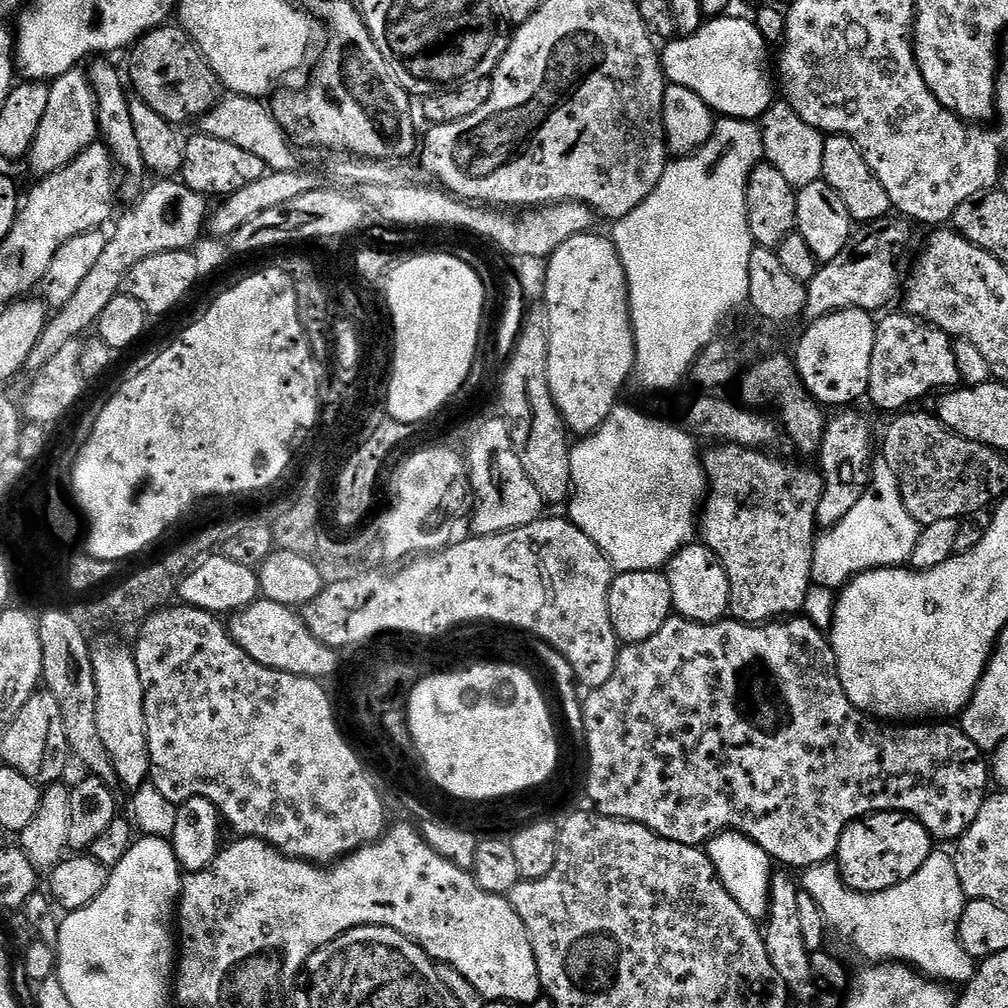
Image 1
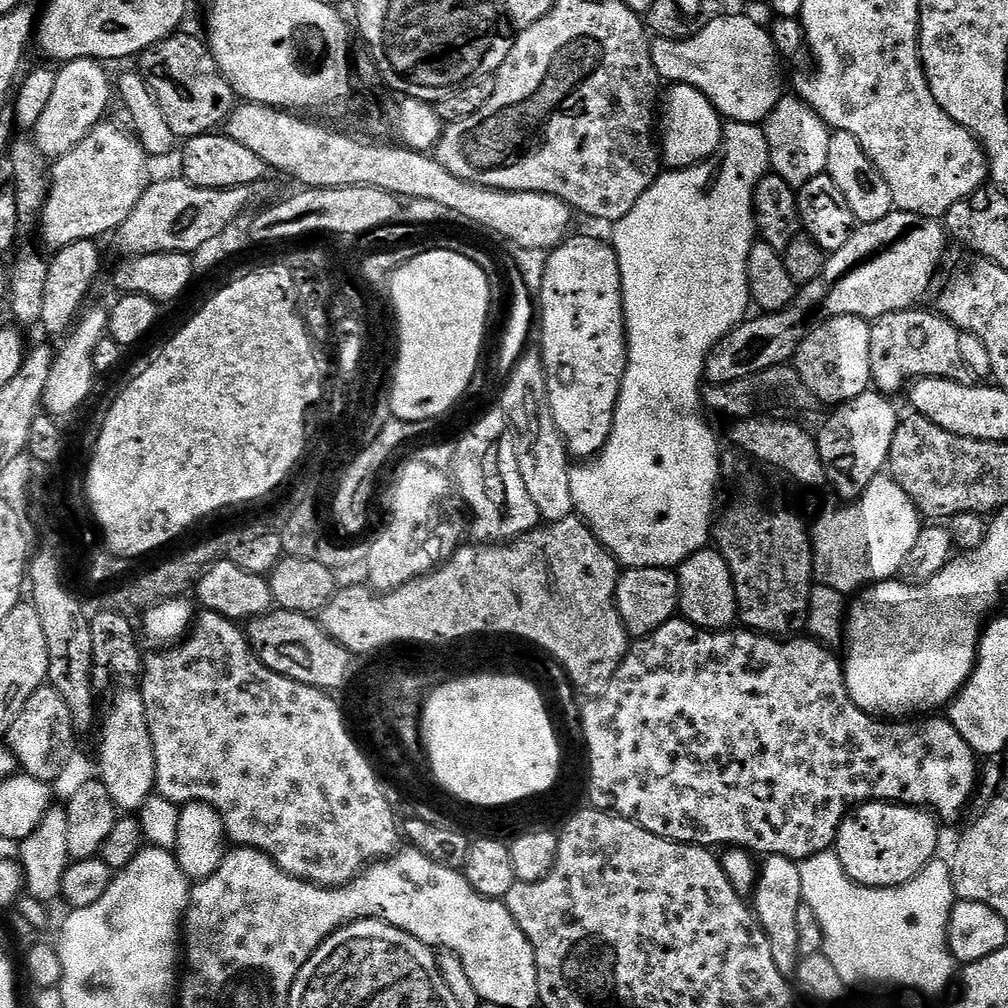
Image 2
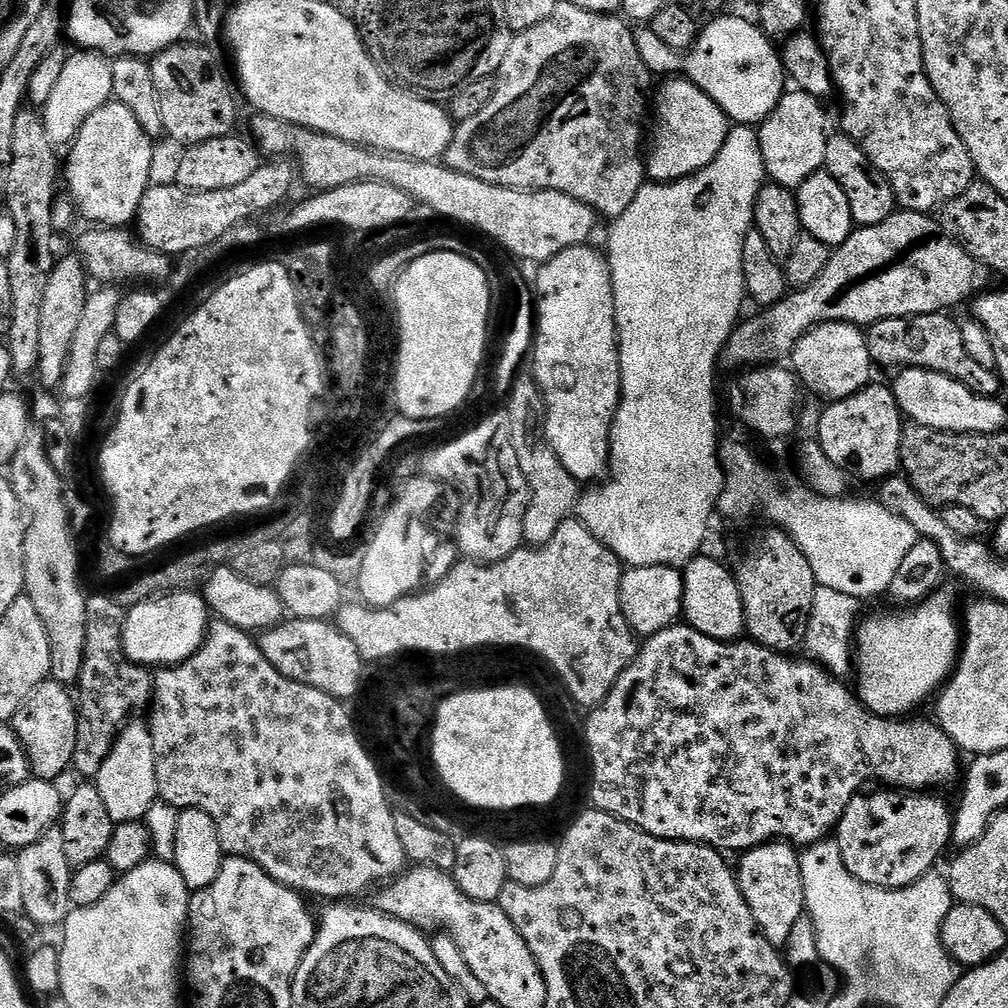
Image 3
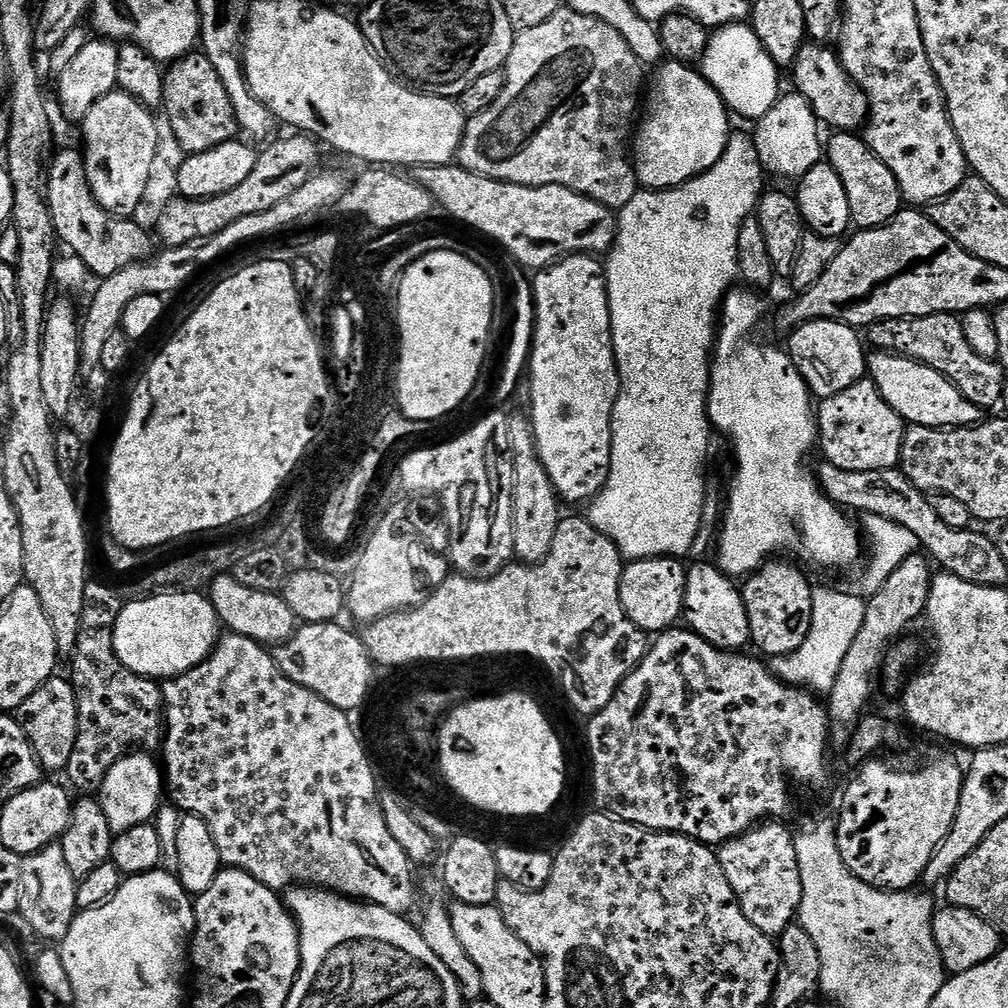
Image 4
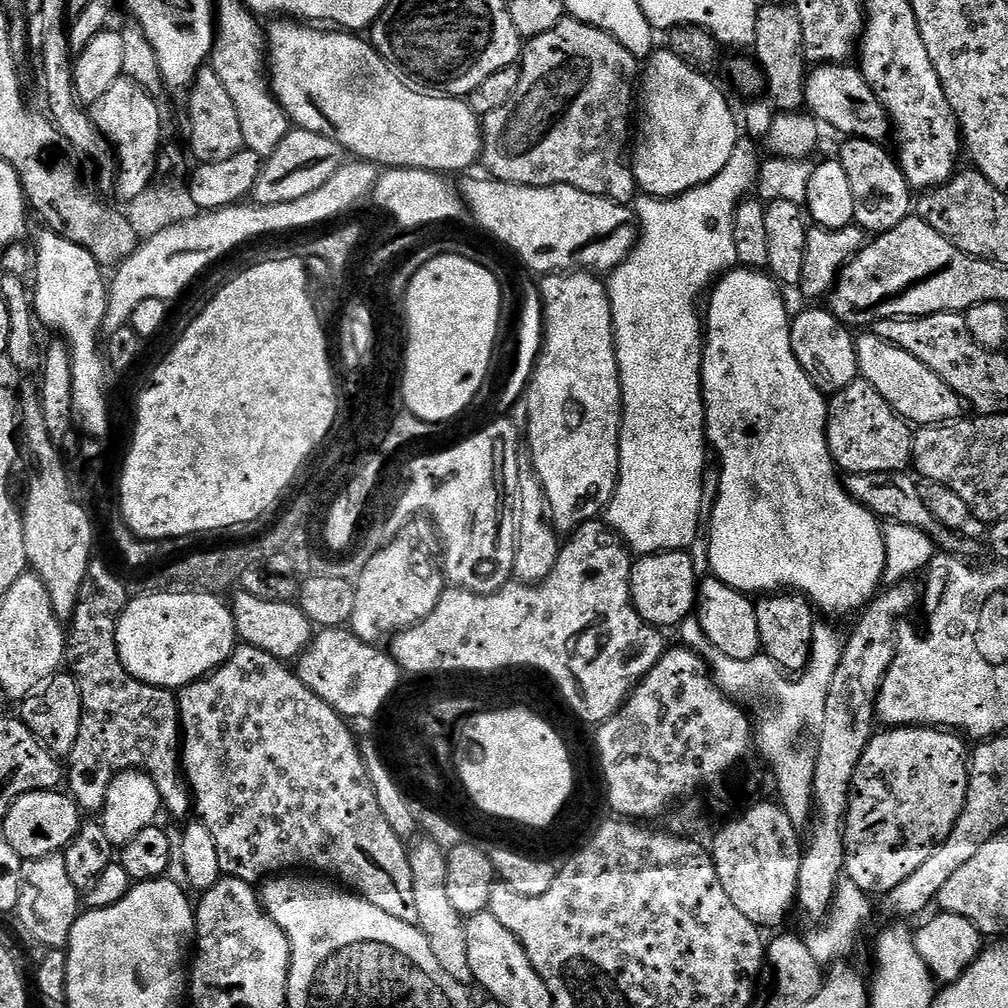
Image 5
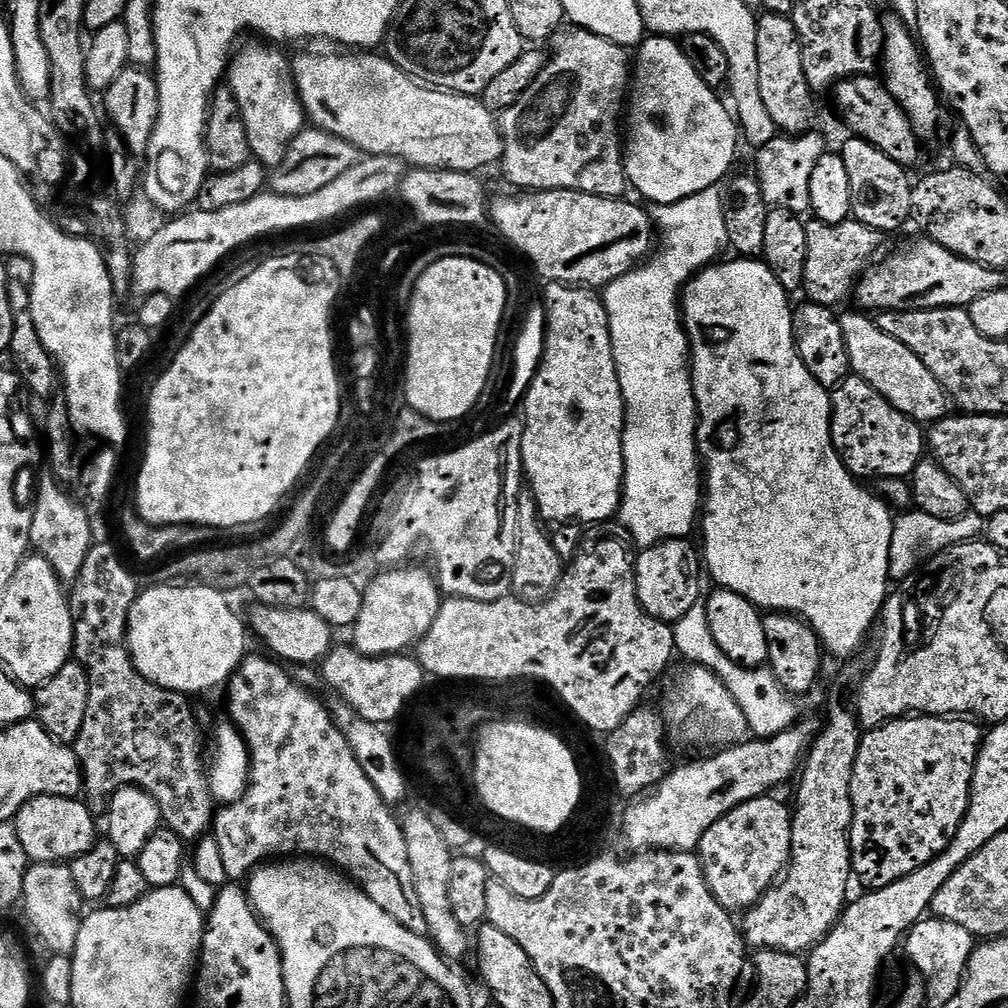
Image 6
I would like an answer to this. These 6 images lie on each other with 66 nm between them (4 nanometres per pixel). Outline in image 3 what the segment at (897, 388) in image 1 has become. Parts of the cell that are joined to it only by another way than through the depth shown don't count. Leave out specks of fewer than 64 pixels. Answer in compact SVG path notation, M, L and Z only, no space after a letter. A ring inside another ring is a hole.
M935 312L921 316L903 316L902 318L886 318L867 325L866 335L868 349L873 365L877 369L892 368L925 368L938 374L946 374L962 386L966 386L975 396L999 397L1000 373L979 365L970 358L966 346L962 343L962 330L959 323L951 320L948 312Z

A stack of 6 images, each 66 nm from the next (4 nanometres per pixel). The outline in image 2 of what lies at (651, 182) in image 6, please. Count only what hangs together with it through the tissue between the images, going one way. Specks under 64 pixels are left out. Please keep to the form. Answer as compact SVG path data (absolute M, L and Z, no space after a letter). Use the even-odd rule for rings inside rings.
M673 84L663 93L662 115L658 120L658 155L665 169L689 168L702 163L718 150L723 133L722 117L706 94L685 84Z

